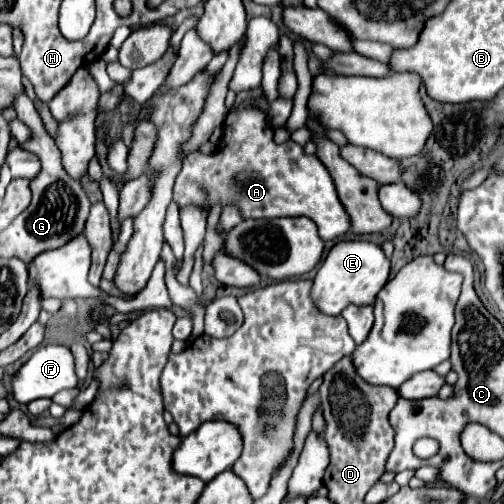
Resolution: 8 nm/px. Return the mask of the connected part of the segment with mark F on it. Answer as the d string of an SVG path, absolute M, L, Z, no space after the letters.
M48 344L48 346L42 346L40 350L36 350L34 356L14 376L14 380L12 380L12 396L20 404L28 404L30 400L52 398L60 390L76 388L76 386L78 386L78 376L76 376L76 370L74 370L74 356L70 352L70 348L60 346L60 344Z

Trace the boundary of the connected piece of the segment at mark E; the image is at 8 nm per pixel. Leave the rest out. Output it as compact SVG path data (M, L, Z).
M342 240L328 252L324 262L320 264L314 278L312 298L316 300L316 306L326 314L340 314L350 304L372 306L378 292L388 282L388 276L390 260L384 256L380 246L364 240Z

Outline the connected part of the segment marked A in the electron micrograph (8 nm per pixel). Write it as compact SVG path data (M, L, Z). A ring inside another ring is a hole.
M244 110L244 112L230 112L224 122L224 136L220 142L218 152L202 154L192 152L184 164L180 174L174 182L174 202L178 206L186 204L204 204L204 190L208 194L208 204L222 202L222 206L236 204L242 210L244 218L278 218L278 216L308 216L316 222L318 234L322 240L334 240L344 236L350 230L350 216L342 202L338 200L336 186L324 164L316 156L304 154L302 146L296 142L276 144L272 140L274 132L270 126L264 126L264 112L260 110Z

